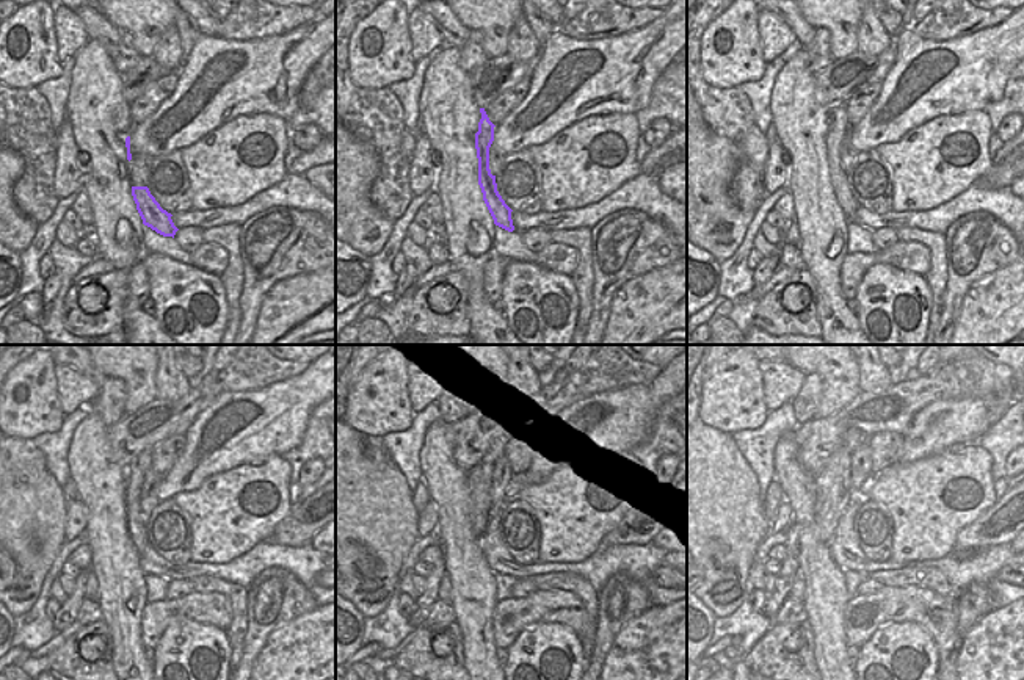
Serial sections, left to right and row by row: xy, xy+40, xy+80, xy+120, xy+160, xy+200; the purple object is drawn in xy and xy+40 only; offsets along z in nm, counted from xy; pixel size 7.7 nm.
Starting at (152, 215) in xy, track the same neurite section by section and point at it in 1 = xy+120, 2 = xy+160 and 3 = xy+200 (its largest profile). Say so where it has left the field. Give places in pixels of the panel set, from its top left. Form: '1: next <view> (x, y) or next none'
1: next xy+120 (135, 470)
2: next xy+160 (497, 452)
3: next xy+200 (855, 437)

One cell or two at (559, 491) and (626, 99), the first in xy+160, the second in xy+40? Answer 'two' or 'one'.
two

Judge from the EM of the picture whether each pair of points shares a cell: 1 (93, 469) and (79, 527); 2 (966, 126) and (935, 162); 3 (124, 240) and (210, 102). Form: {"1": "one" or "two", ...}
{"1": "two", "2": "one", "3": "two"}

